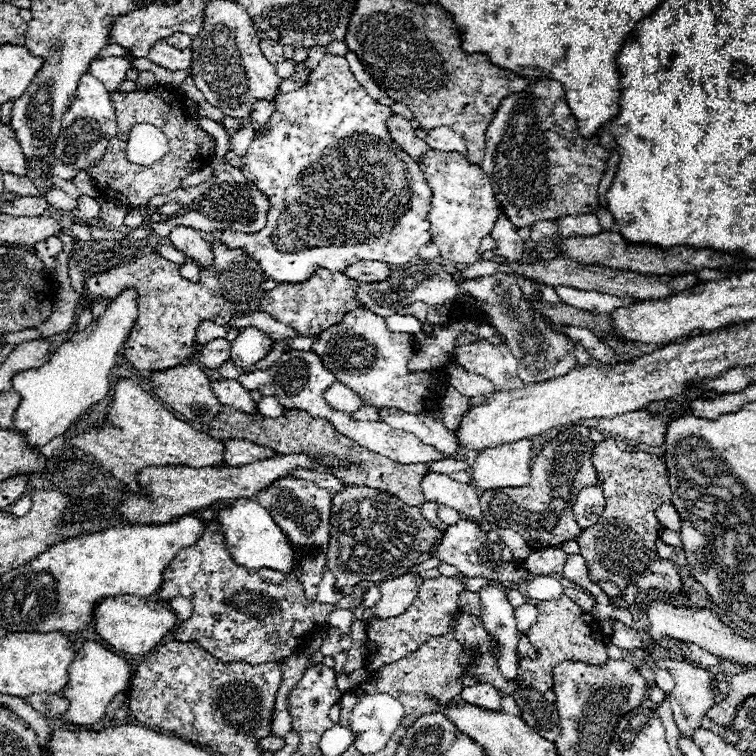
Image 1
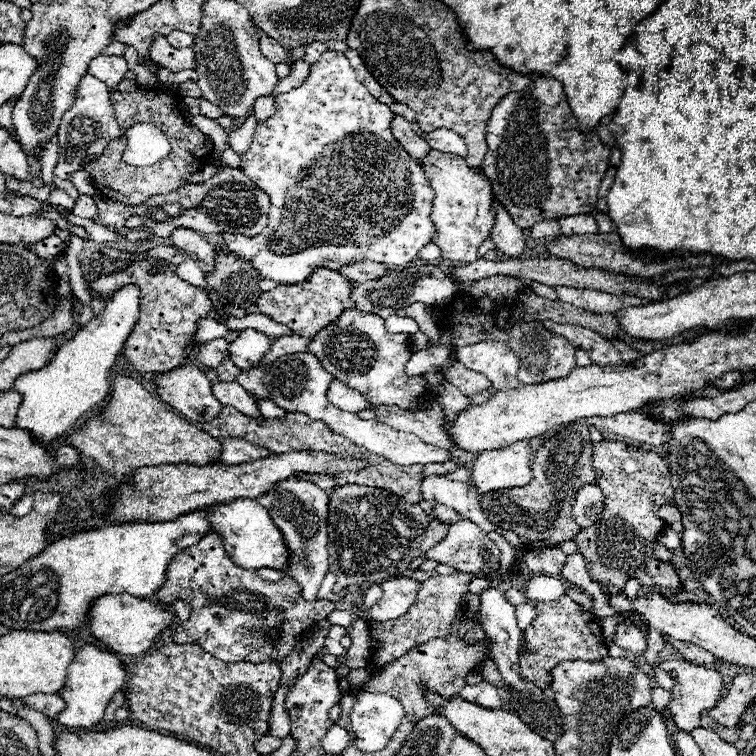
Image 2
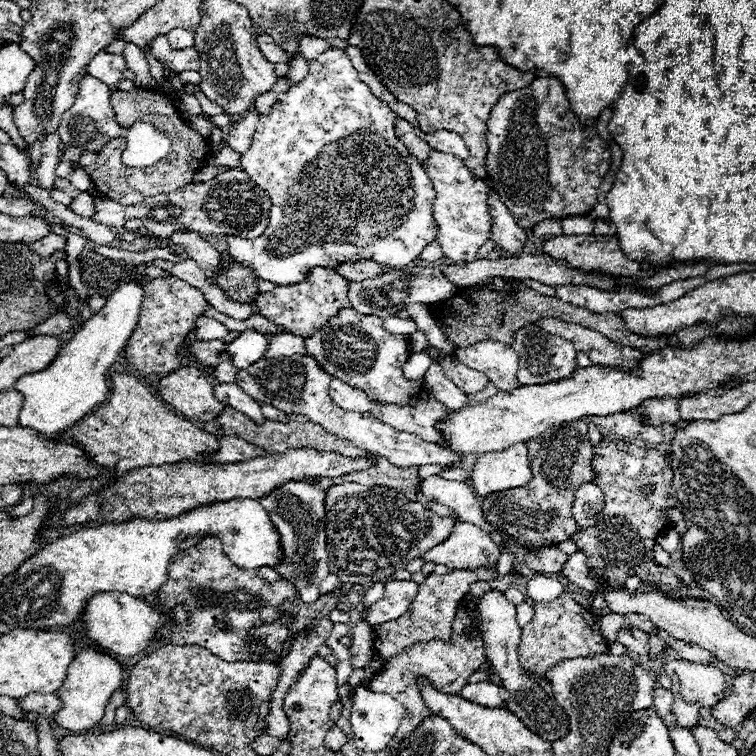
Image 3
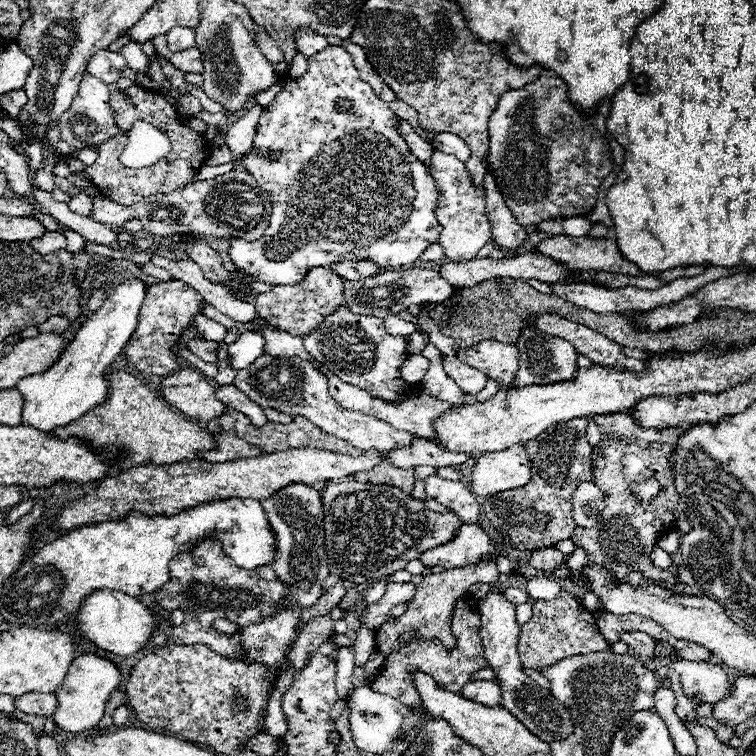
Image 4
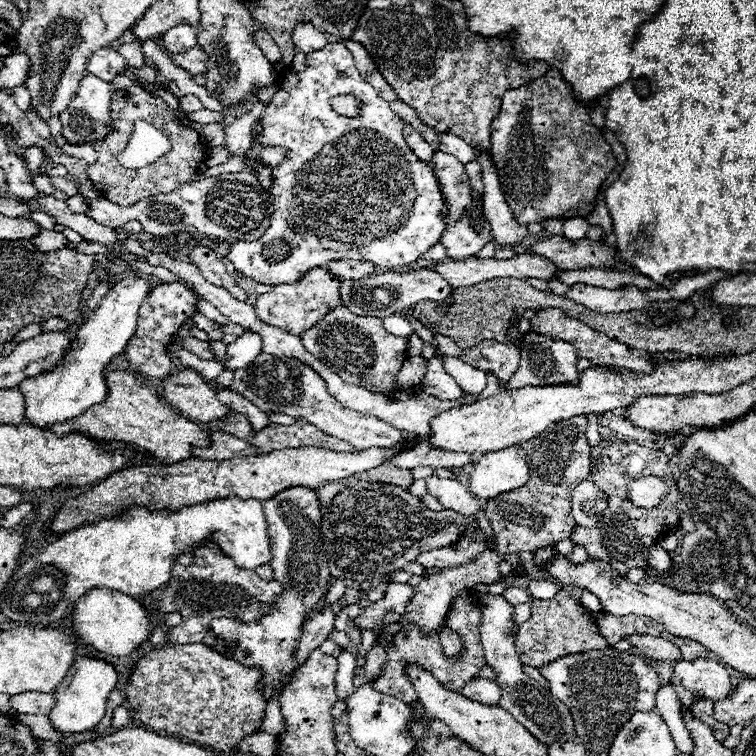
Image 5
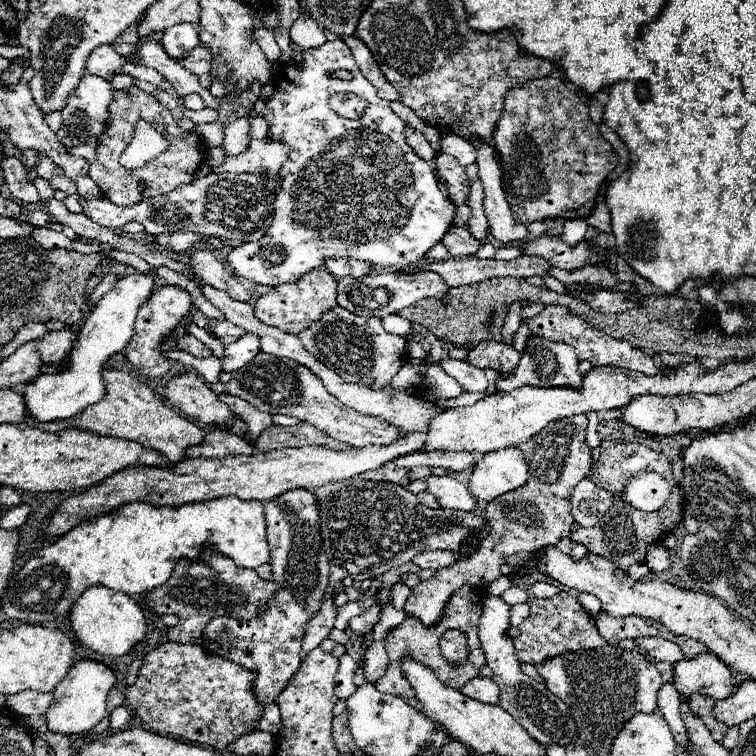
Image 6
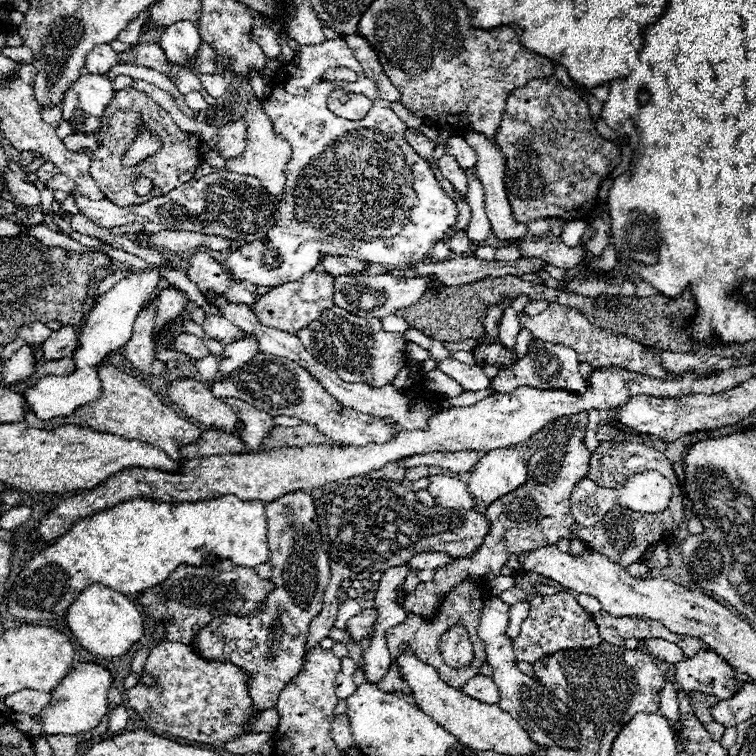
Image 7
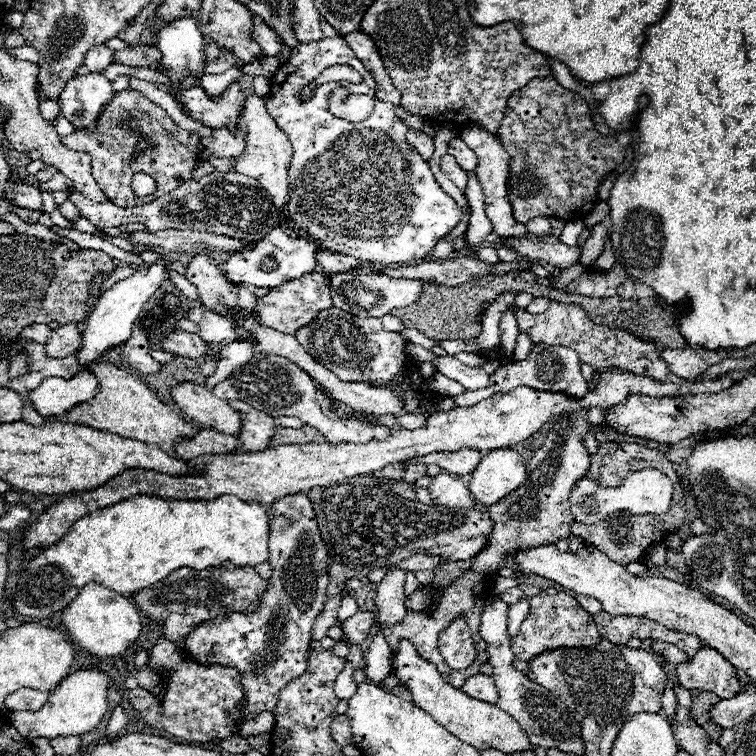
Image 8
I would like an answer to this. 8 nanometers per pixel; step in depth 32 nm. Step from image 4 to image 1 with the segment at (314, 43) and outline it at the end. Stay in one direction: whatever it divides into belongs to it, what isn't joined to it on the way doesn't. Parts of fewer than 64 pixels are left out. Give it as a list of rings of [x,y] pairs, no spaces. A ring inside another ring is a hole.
[[[310,48],[308,50],[308,58],[306,58],[306,62],[304,62],[304,66],[306,66],[306,70],[310,72],[314,66],[318,66],[320,64],[320,60],[324,58],[324,54],[326,54],[326,48]]]

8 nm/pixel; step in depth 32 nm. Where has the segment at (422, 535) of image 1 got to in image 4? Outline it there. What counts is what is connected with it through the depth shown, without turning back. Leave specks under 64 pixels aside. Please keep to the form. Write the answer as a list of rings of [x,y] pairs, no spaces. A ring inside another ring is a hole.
[[[354,480],[326,486],[322,490],[322,506],[330,574],[354,584],[386,580],[396,570],[404,570],[406,564],[422,552],[452,540],[458,524],[464,524],[454,512],[432,512],[400,488],[360,484]]]

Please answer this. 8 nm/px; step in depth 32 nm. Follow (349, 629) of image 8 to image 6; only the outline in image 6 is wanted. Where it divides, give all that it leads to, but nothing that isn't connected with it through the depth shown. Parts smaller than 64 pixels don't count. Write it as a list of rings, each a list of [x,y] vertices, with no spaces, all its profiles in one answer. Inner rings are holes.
[[[380,604],[366,608],[360,616],[356,616],[356,618],[352,618],[352,620],[350,620],[350,630],[352,630],[352,632],[356,632],[356,634],[370,632],[370,630],[374,628],[374,624],[380,620],[380,612],[382,612]]]

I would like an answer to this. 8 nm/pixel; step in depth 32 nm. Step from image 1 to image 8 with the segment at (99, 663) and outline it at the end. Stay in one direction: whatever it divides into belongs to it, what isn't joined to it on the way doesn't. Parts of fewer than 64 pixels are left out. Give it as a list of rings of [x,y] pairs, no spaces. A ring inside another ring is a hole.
[[[80,668],[70,676],[66,676],[58,688],[54,688],[48,706],[44,706],[38,712],[12,712],[10,722],[28,740],[80,736],[84,732],[94,730],[102,720],[102,716],[108,712],[108,702],[106,702],[108,686],[110,686],[110,678],[106,672],[98,668]]]

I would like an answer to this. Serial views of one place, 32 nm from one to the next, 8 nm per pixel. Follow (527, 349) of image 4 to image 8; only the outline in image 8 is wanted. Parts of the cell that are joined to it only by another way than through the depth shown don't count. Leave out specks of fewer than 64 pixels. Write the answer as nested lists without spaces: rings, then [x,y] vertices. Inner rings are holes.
[[[534,344],[528,358],[522,362],[512,362],[502,366],[496,372],[496,378],[490,378],[490,386],[494,392],[510,392],[518,386],[530,386],[536,390],[550,390],[550,392],[566,392],[568,396],[582,398],[588,392],[586,380],[580,374],[580,360],[572,348],[566,346],[552,346],[552,344]]]

